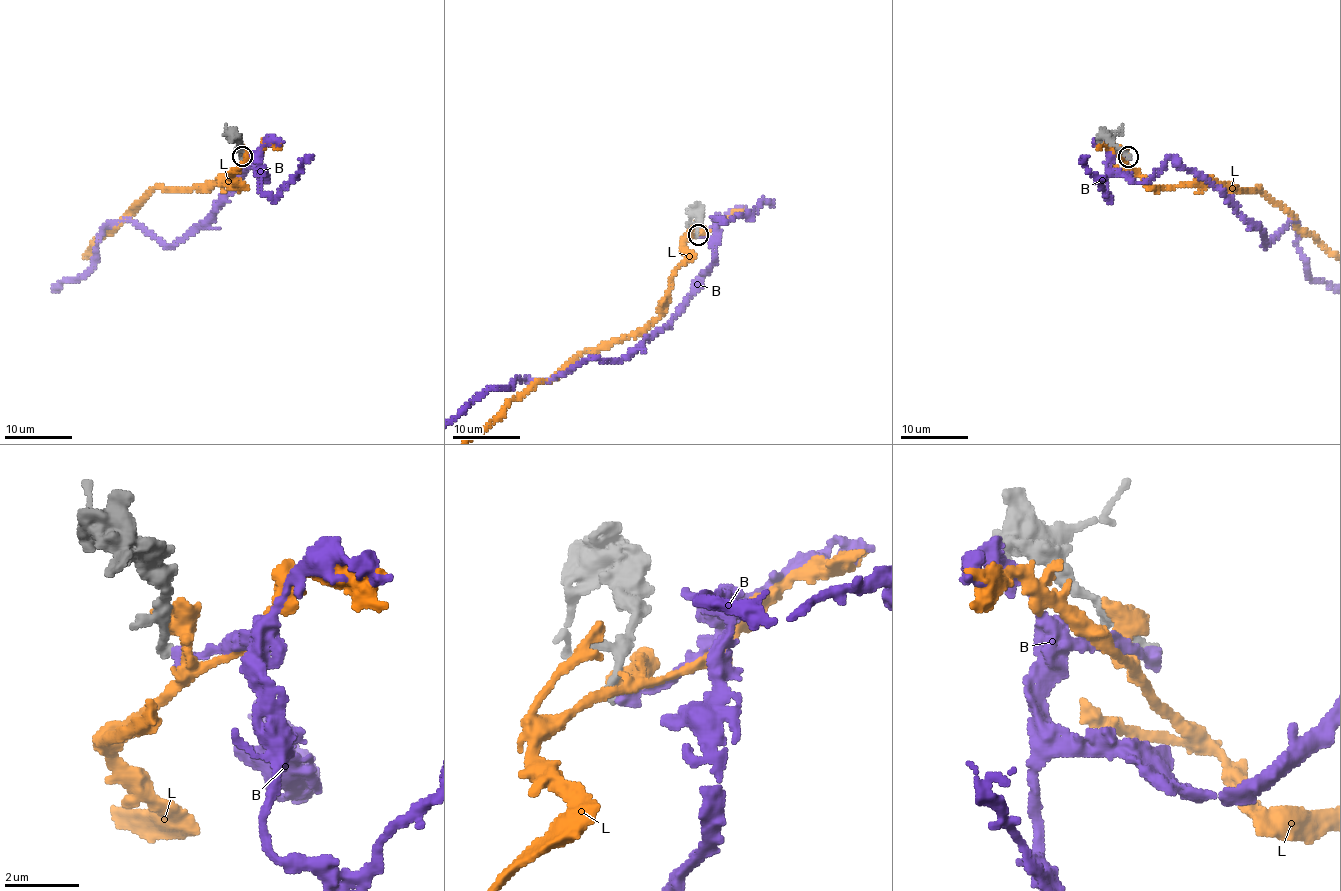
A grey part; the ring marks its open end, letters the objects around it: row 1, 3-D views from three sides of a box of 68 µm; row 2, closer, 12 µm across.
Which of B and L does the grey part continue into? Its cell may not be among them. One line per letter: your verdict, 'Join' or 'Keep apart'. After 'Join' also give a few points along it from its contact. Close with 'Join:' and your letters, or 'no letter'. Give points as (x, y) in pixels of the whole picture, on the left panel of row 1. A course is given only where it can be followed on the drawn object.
B: Join
L: Keep apart
Join: B

